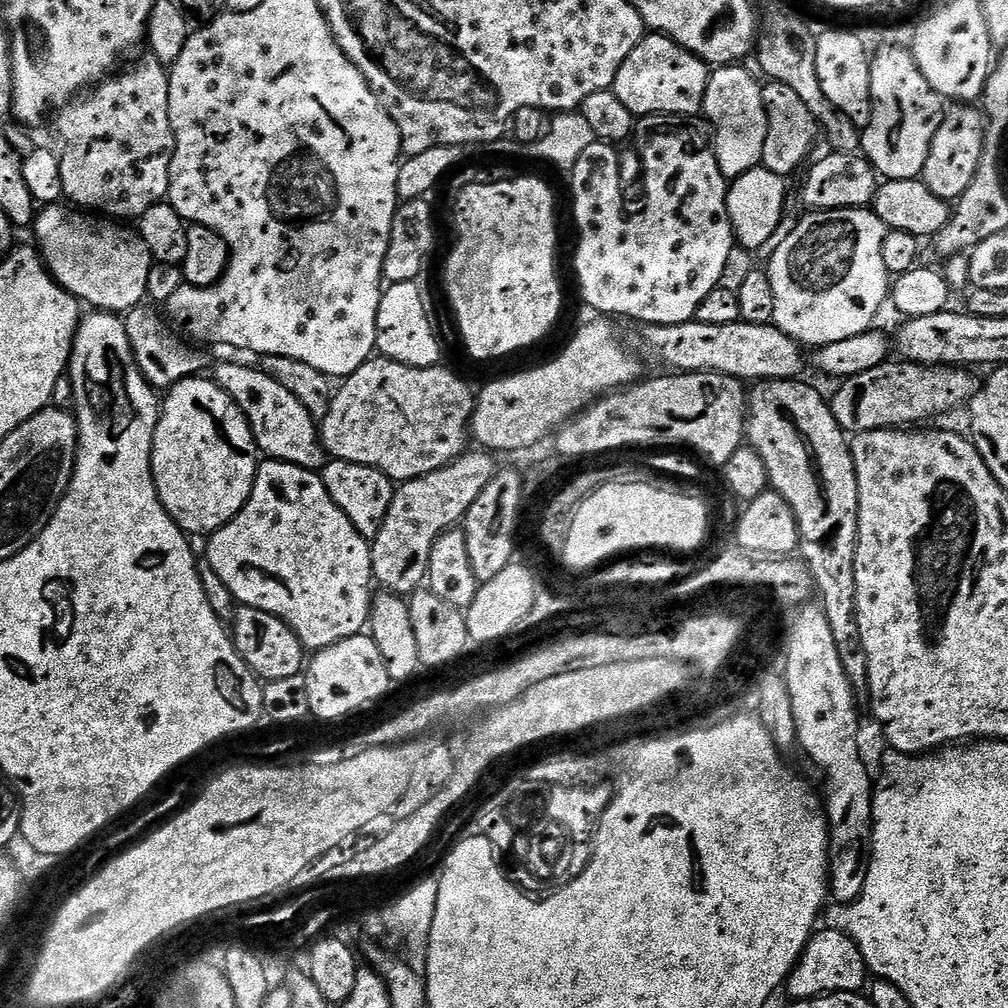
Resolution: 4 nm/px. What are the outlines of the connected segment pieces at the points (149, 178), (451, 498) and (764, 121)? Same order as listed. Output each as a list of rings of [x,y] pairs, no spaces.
[[[144,55],[132,62],[137,64],[129,63],[79,98],[73,98],[55,109],[51,117],[63,195],[72,199],[71,203],[77,209],[120,222],[135,221],[146,214],[150,206],[167,201],[168,187],[172,181],[172,158],[176,154],[176,139],[170,126],[169,69],[160,64],[156,56]]]
[[[465,451],[453,464],[403,481],[393,491],[390,510],[386,510],[386,522],[382,522],[382,530],[378,530],[376,539],[371,541],[372,575],[383,591],[407,597],[427,581],[434,542],[463,521],[478,494],[486,490],[496,475],[498,465],[492,461],[495,459],[487,451],[472,451]]]
[[[720,66],[709,75],[702,109],[703,115],[708,115],[708,120],[712,123],[716,157],[722,174],[729,181],[737,180],[752,168],[761,167],[768,137],[768,119],[761,81],[756,81],[746,69],[740,67],[744,66]]]

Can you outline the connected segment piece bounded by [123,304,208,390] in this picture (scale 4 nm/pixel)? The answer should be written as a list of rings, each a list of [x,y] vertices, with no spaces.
[[[143,304],[125,313],[123,321],[136,364],[142,370],[145,380],[157,390],[167,390],[178,381],[203,373],[200,371],[207,366],[208,358],[204,353],[188,346],[188,342],[175,332],[162,314],[161,316],[150,304]]]

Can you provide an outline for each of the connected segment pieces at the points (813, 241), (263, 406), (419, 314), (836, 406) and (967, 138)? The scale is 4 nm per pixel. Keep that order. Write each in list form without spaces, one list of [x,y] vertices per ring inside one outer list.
[[[868,208],[801,215],[794,232],[766,264],[774,286],[776,327],[801,346],[833,344],[869,331],[890,296],[890,274],[882,262],[889,231]]]
[[[231,362],[218,365],[214,379],[220,389],[230,394],[230,398],[242,410],[252,428],[257,449],[267,459],[290,462],[294,466],[313,470],[323,469],[326,453],[320,443],[317,417],[309,414],[306,406],[302,406],[302,402],[298,402],[290,390],[278,386],[274,377],[262,374],[257,368],[238,366]]]
[[[417,281],[388,284],[383,289],[376,323],[376,352],[383,359],[402,362],[411,368],[434,368],[441,363],[440,340],[432,329],[424,292]]]
[[[885,362],[874,366],[874,370],[862,370],[862,374],[854,374],[843,381],[844,384],[833,396],[830,396],[832,413],[838,426],[846,434],[857,432],[873,432],[883,428],[903,429],[905,426],[920,426],[923,420],[932,420],[935,416],[944,416],[955,408],[971,405],[978,391],[978,380],[971,371],[963,368],[947,366],[929,366],[926,364],[909,364]]]
[[[964,102],[953,103],[949,108],[952,109],[943,113],[938,134],[934,134],[934,142],[926,158],[922,179],[929,190],[938,194],[938,198],[955,202],[960,199],[966,186],[970,186],[980,165],[980,159],[985,154],[986,120],[975,107]]]

